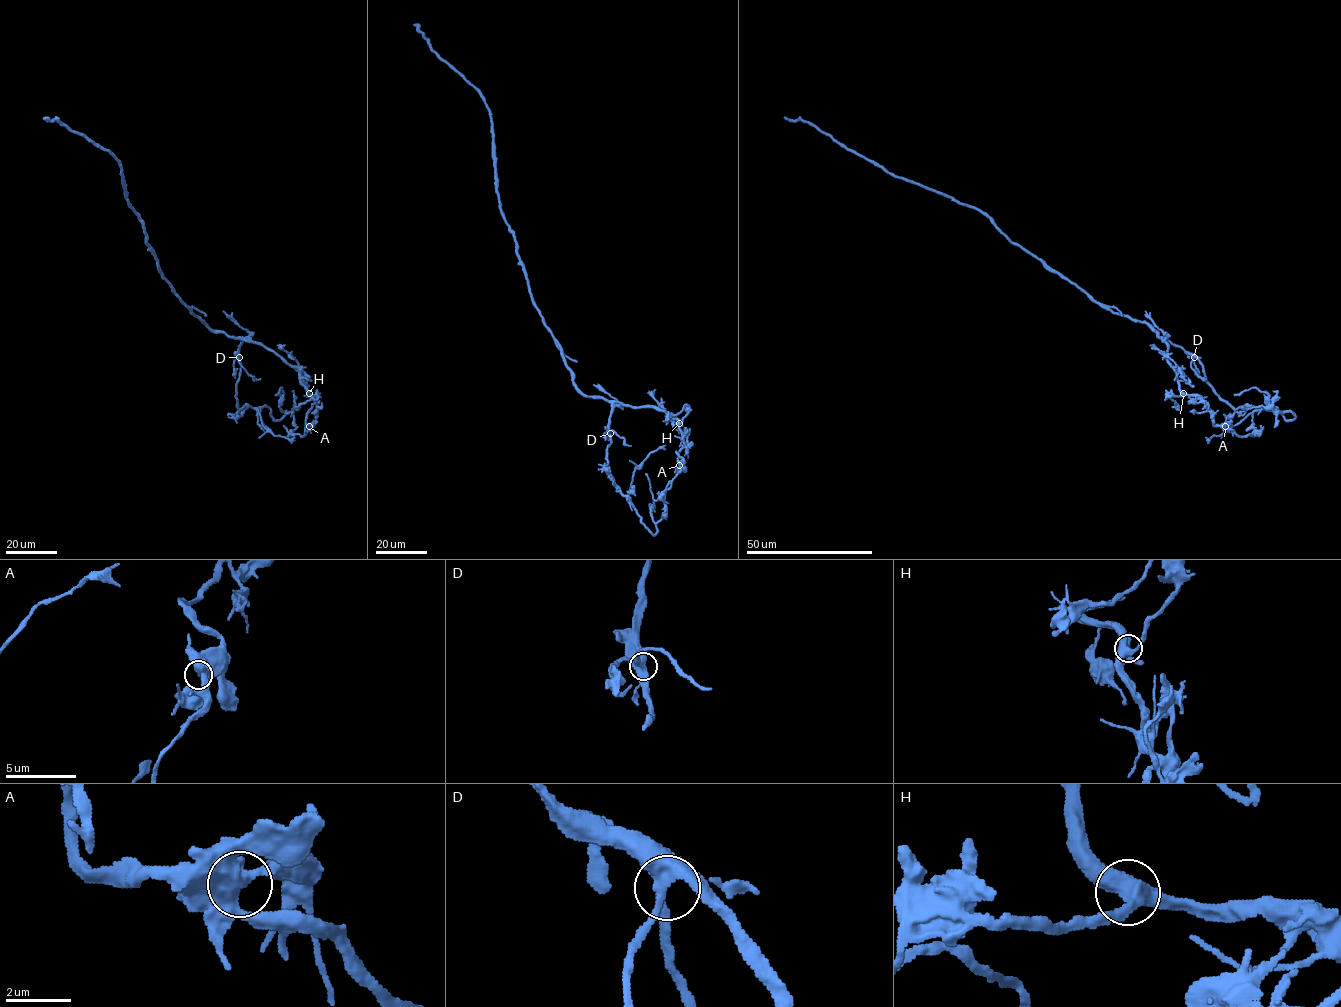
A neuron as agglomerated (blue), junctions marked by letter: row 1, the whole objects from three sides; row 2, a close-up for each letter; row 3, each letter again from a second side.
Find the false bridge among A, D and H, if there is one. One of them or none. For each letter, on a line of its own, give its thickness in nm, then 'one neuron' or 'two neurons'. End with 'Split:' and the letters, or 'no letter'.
A: 550 nm thick; one neuron
D: 400 nm thick; one neuron
H: 480 nm thick; one neuron
Split: no letter

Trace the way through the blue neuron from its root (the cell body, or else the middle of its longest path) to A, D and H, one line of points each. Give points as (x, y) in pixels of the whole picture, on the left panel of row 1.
A: (175, 294), (209, 329), (262, 344), (294, 366), (314, 401), (305, 419), (307, 425), (312, 425), (309, 426)
D: (175, 294), (209, 329), (240, 339), (239, 357)
H: (175, 294), (209, 329), (262, 344), (294, 366), (309, 394)

